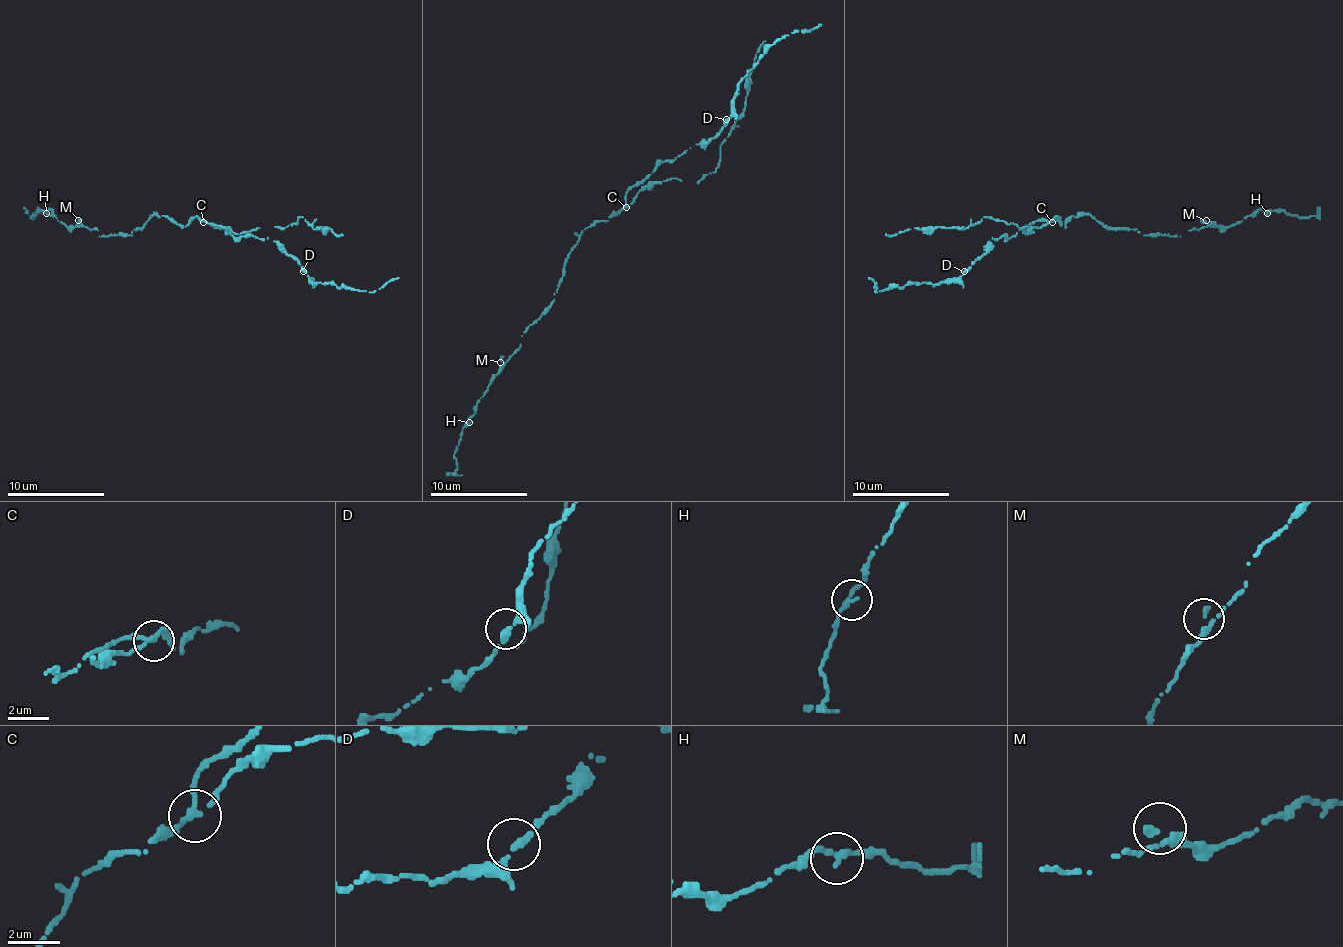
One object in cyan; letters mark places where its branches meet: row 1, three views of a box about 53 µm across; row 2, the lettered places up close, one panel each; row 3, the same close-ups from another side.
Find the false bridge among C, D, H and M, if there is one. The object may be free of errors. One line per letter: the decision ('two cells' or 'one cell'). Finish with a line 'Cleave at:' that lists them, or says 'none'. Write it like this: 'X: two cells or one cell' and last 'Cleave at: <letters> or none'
C: two cells
D: one cell
H: one cell
M: one cell
Cleave at: C

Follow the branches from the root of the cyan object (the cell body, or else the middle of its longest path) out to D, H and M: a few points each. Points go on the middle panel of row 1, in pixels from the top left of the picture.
D: (602, 221), (624, 206), (626, 192), (643, 182), (658, 165), (709, 141), (726, 119)
H: (602, 221), (583, 231), (563, 265), (551, 306), (527, 328), (469, 422)
M: (602, 221), (583, 231), (563, 265), (551, 306), (527, 328), (520, 347), (500, 362)

